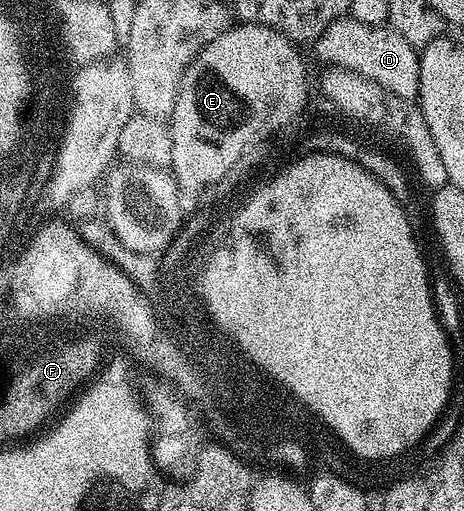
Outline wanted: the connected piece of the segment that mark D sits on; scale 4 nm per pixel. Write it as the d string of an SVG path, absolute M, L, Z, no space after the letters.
M349 17L337 19L313 44L314 51L322 65L352 69L388 89L388 93L396 93L396 97L417 100L420 89L419 52L400 33L387 25L364 25L364 21L356 21Z

